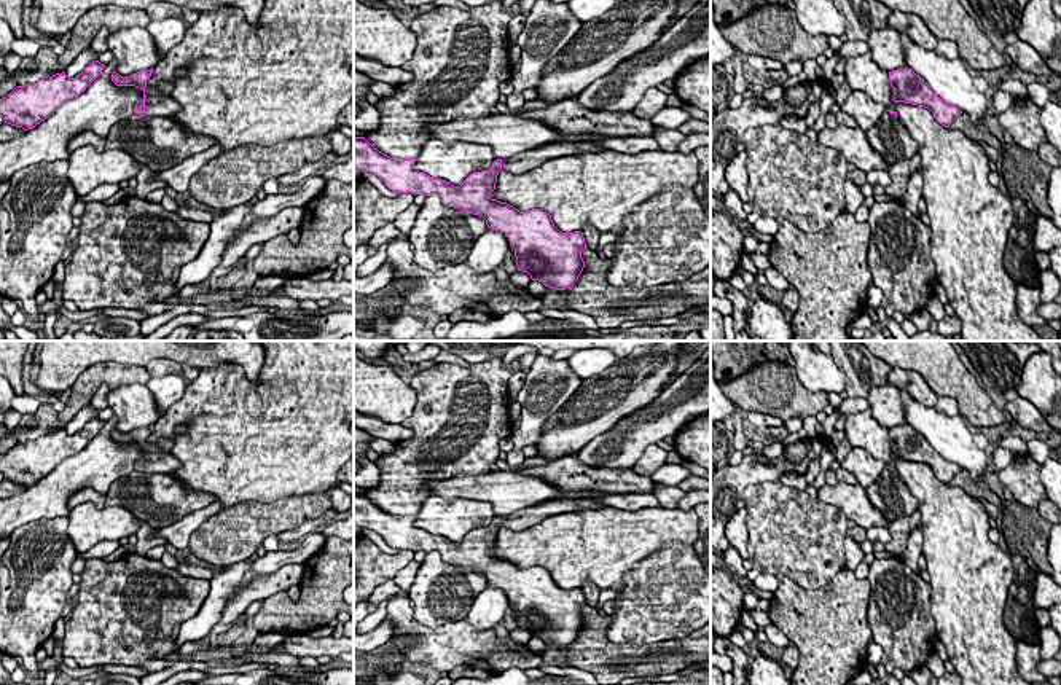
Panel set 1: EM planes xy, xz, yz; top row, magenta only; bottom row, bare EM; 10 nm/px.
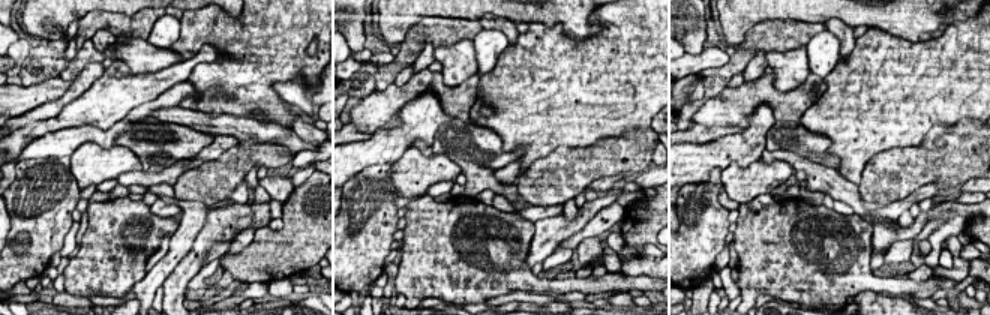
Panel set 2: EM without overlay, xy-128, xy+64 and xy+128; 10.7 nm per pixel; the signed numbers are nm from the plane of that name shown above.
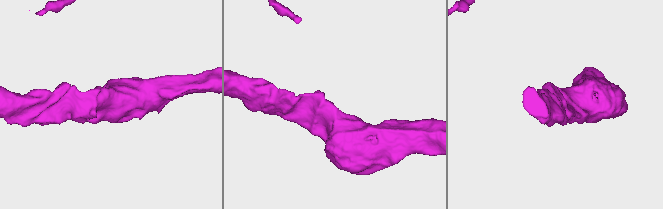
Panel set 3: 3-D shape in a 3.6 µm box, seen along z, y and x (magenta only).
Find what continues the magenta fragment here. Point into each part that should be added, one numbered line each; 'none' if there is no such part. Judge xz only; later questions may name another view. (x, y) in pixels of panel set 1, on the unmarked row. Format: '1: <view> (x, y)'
1: xz (572, 501)

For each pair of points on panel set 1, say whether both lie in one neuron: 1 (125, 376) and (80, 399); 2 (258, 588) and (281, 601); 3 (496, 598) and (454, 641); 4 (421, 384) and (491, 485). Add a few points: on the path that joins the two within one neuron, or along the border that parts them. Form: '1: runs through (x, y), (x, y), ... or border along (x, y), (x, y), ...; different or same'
1: runs through (113, 376), (99, 376), (88, 387); same
2: border along (285, 590), (263, 601); different
3: border along (464, 618), (475, 628), (493, 628); different
4: border along (491, 470), (456, 473), (446, 480); different

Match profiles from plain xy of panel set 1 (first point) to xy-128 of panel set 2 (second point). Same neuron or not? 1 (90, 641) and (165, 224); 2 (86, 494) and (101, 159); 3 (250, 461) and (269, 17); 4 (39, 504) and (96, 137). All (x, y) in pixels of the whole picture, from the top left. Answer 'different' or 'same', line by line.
1: same
2: different
3: same
4: different

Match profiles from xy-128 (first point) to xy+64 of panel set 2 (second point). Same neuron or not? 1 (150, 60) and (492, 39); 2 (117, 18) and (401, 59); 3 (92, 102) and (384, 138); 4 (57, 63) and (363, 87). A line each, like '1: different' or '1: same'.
1: different
2: same
3: same
4: same

